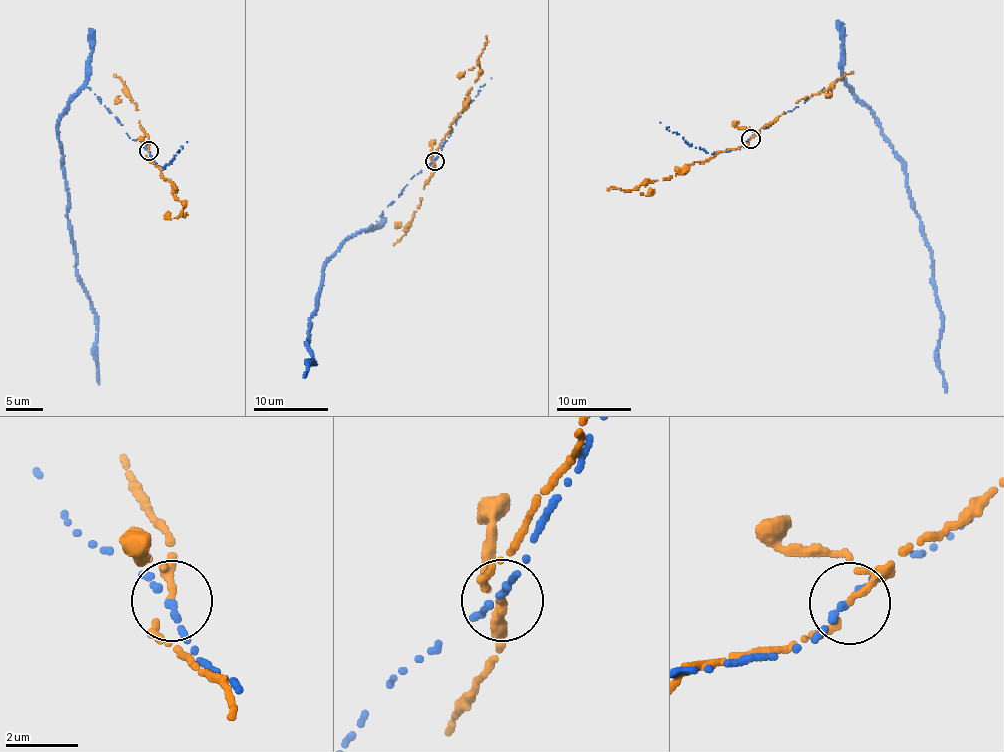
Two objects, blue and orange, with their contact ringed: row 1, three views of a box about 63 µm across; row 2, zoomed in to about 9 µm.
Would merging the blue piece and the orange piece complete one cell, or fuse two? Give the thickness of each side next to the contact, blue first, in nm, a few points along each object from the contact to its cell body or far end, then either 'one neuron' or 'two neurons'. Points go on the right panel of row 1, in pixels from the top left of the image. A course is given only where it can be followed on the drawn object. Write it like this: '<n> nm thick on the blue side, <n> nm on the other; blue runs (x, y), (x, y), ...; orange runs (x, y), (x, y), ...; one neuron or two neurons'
260 nm thick on the blue side, 140 nm on the other; blue runs (750, 139), (837, 79), (871, 110), (902, 164), (910, 207), (930, 252), (942, 321), (938, 368), (946, 392); orange runs (750, 139), (737, 148), (718, 151), (704, 161), (693, 162), (676, 176), (632, 190), (613, 187), (607, 190); two neurons

